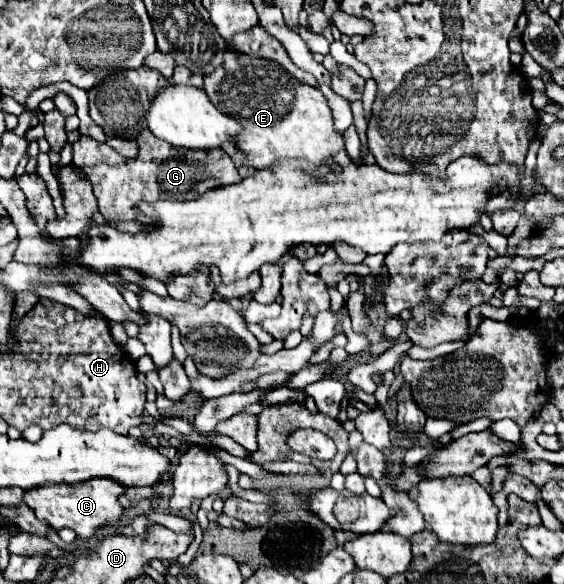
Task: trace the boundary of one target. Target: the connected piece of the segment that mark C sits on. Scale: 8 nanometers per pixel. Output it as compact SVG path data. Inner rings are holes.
M96 477L92 481L84 481L82 485L44 485L44 489L28 489L24 491L24 503L32 507L38 519L52 525L56 531L62 527L74 529L78 537L88 539L104 525L118 525L122 519L124 507L120 505L118 497L124 491L122 485L116 481L104 481Z

